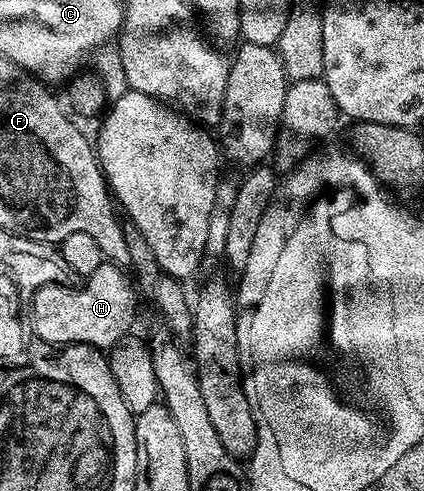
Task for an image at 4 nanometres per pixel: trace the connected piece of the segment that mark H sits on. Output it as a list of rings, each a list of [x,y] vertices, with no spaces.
[[[104,261],[93,274],[86,276],[83,288],[67,299],[67,312],[59,323],[62,342],[84,343],[90,347],[110,349],[127,338],[135,319],[136,288],[133,279],[124,268]]]

